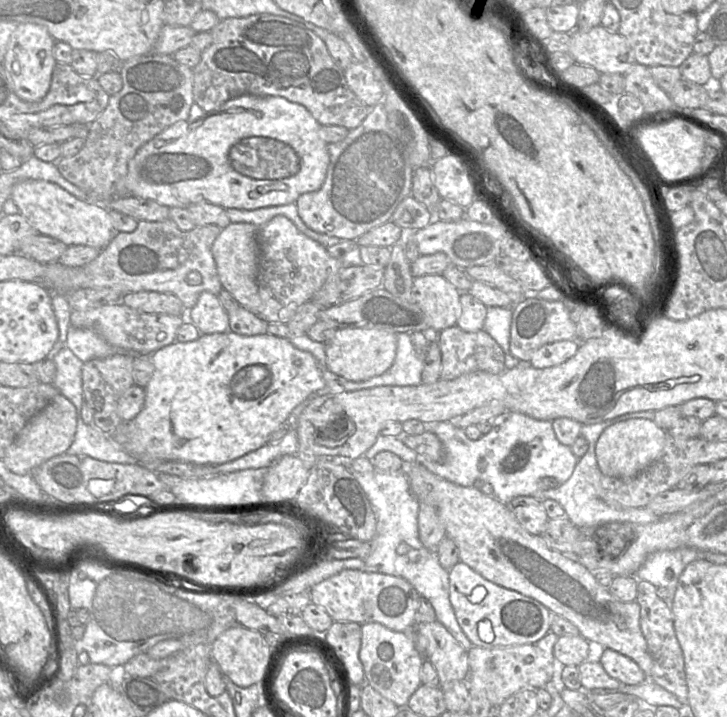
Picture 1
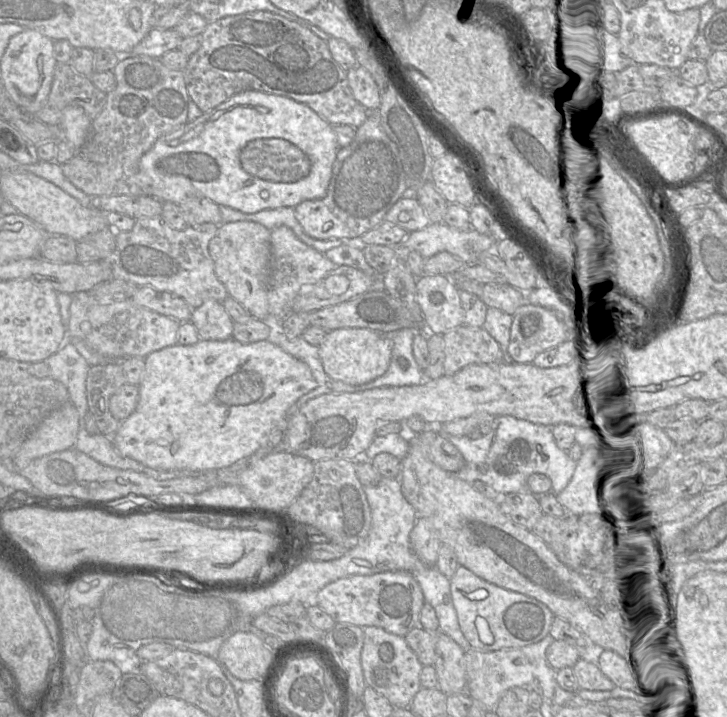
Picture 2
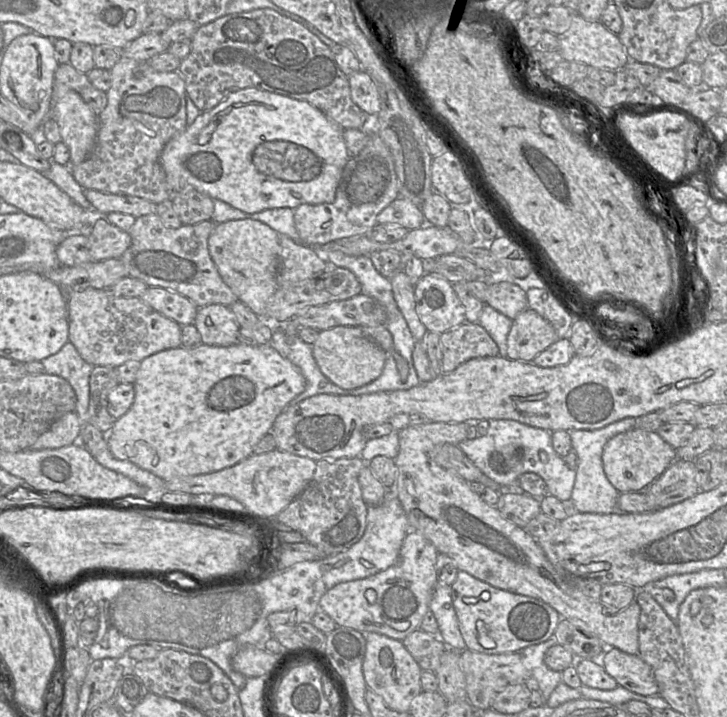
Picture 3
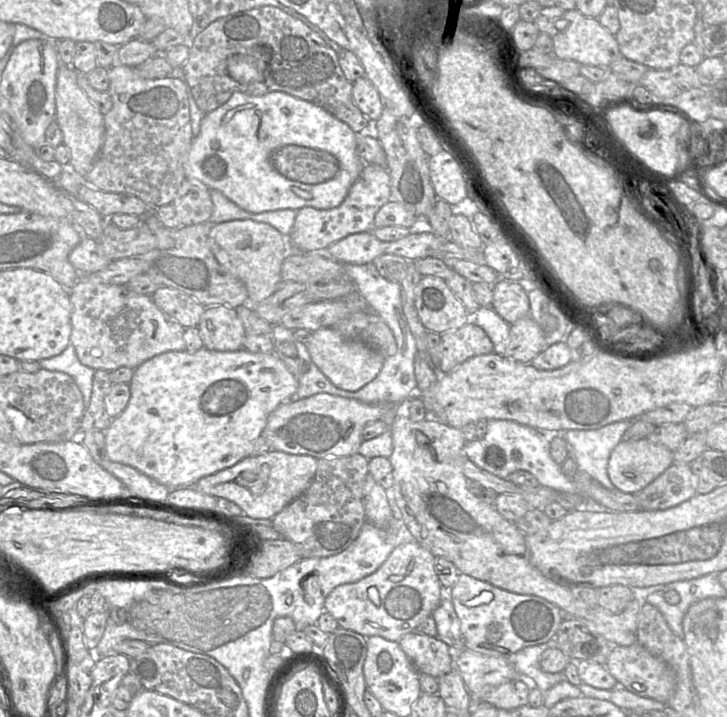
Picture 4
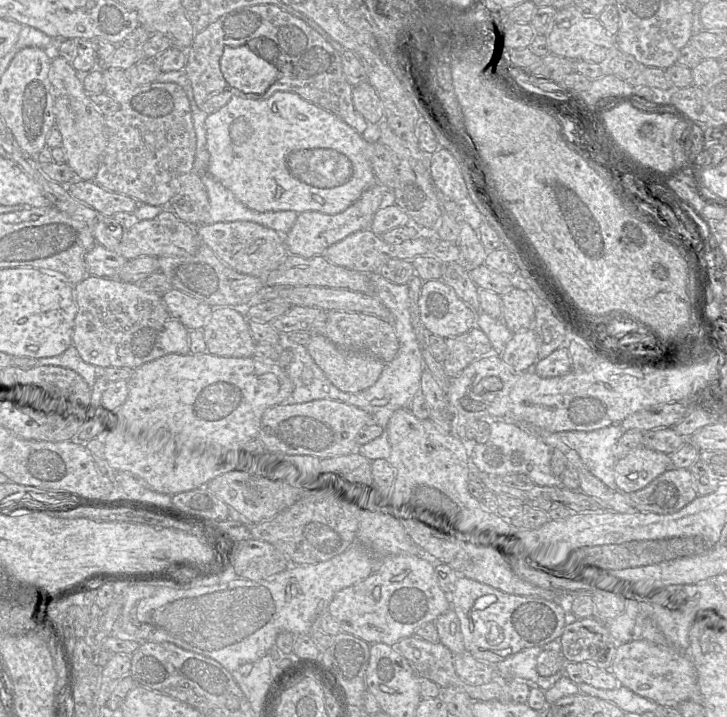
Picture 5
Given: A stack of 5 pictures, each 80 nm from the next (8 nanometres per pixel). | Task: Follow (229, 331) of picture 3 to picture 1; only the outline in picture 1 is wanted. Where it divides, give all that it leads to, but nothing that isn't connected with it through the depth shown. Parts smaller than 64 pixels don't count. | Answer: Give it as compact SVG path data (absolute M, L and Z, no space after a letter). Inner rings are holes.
M211 292L200 293L195 306L187 312L201 334L224 333L229 330L229 316L218 296Z

